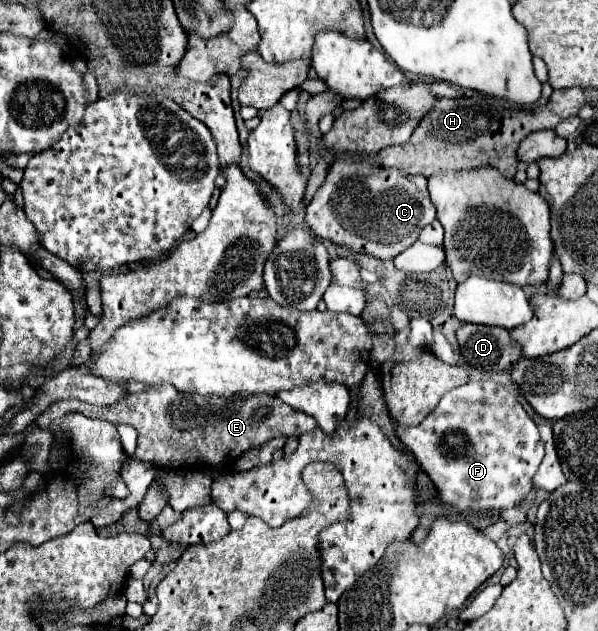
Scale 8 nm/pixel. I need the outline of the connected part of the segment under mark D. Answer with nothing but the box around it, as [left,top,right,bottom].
[456,324,522,372]

